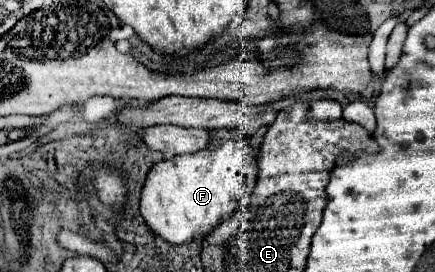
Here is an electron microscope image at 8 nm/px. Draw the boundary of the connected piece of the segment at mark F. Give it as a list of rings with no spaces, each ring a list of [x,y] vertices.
[[[215,129],[205,151],[177,155],[157,163],[149,171],[141,193],[141,215],[151,231],[163,237],[167,243],[185,245],[197,237],[203,239],[217,227],[217,223],[233,217],[239,207],[249,205],[255,179],[255,155],[245,135],[233,129]]]

